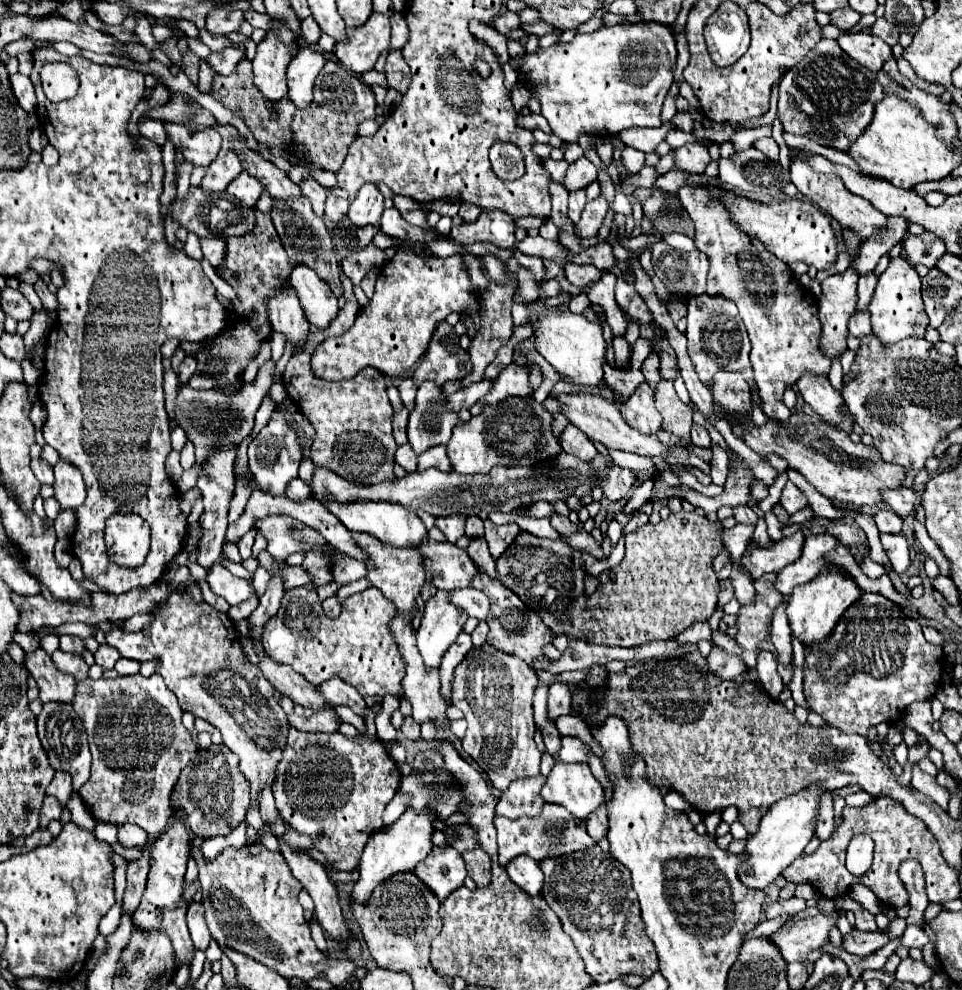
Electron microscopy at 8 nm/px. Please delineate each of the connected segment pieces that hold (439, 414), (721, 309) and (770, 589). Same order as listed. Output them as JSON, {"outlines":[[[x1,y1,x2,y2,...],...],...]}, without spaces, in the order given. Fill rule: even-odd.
{"outlines":[[[423,381,417,389,415,407,409,413,407,435,413,451,419,455,429,447,447,443,459,413,451,411,443,387,435,381]],[[697,295,687,299,687,351,695,365,695,371,705,385,713,385,713,377,721,373,741,373,745,381,751,385,753,401,761,407,761,397,757,393,757,385,753,379,753,369,749,361,751,343,747,337,747,331,743,327,743,321,739,319,737,307,731,301,725,299,711,299,709,295]],[[763,575,753,585,757,589,755,603,743,605,737,617,739,633,735,641,749,651,765,649,775,653,775,647,771,643,771,619,773,611,785,601,785,595,775,589,777,575]]]}

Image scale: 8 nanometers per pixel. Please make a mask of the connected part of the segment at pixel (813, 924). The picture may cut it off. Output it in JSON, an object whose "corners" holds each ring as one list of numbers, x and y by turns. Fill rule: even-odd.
{"corners":[[833,911,831,915,819,913,815,917,797,921,791,929,779,929,771,935,771,939,773,943,777,943,787,963,805,961,809,953,821,951,829,943,829,931,837,925,839,917,841,911]]}

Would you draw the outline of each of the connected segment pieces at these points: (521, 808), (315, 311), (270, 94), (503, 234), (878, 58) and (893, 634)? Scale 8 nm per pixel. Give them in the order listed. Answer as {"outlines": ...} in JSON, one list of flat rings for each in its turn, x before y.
{"outlines":[[[541,775,531,779,515,779,501,795,495,813,505,815,509,819,517,819,519,815,539,815,543,799,539,795,539,787,543,787]],[[301,263,291,273,291,285,303,303,307,321,315,327,327,327,327,323,331,323,339,311,337,297,331,293,329,283,321,279,311,267]],[[271,17,271,29,265,33,263,41,257,45,257,55,253,59,255,85,271,101,283,99,287,95,287,65,291,63,291,49,297,45,293,31,281,21]],[[483,211,477,219,479,221,453,227,449,237,463,245,471,245,475,241,489,241,503,249,515,247,515,219,511,215,507,215,505,211]],[[863,31,841,35,837,41,847,55,851,55,855,61,859,61,863,67,867,67,873,73,877,73,883,67,883,63,893,57,891,47,887,47,883,39]],[[863,593,837,623,831,639,827,643,815,643,815,647,805,649,805,699,829,725,845,733,863,733,867,737,869,729,877,723,893,723,905,713,913,701,931,699,939,687,943,671,943,647,925,641,921,625,917,619,903,613,899,605,877,593]]]}

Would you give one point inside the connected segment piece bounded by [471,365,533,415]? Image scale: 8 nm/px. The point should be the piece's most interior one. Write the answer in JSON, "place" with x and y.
{"place":[514,380]}

